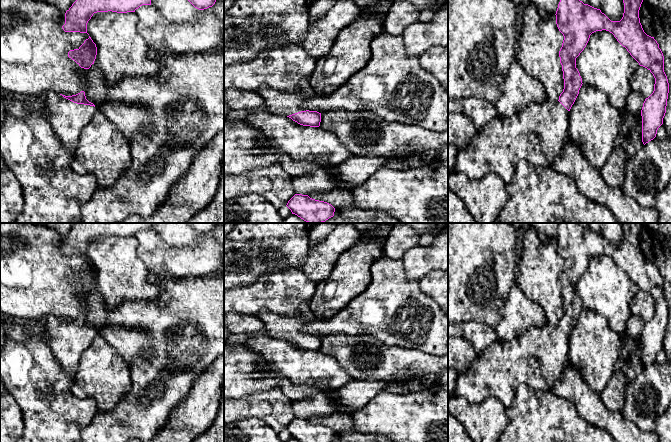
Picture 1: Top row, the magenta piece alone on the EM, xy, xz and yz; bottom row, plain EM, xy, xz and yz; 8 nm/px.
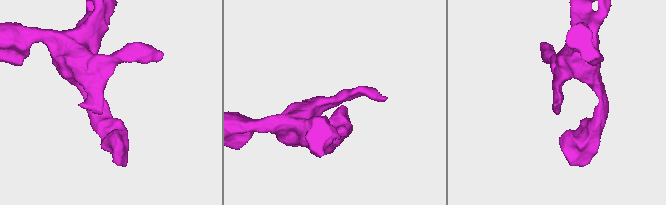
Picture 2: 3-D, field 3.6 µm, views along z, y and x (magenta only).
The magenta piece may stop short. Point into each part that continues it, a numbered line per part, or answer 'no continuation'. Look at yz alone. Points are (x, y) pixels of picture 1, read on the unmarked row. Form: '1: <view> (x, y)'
1: yz (536, 358)

